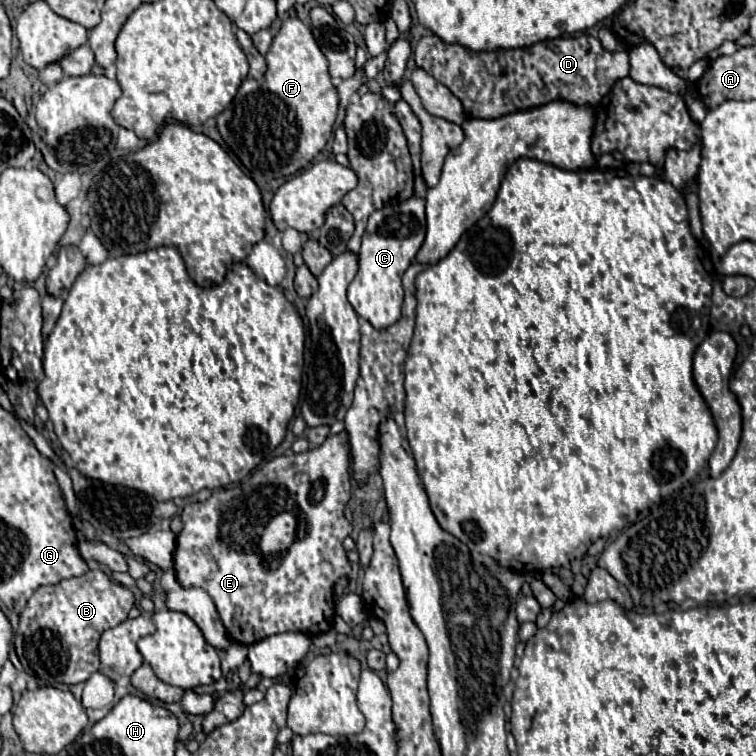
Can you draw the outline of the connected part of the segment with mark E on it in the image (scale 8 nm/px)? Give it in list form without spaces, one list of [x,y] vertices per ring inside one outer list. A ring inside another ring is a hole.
[[[346,432],[330,436],[322,446],[316,446],[308,452],[294,454],[294,456],[278,456],[266,464],[262,464],[246,482],[238,484],[238,488],[222,488],[216,490],[208,500],[204,502],[190,502],[182,510],[182,522],[184,528],[176,538],[176,552],[174,552],[174,570],[176,578],[182,586],[198,586],[206,590],[216,608],[218,614],[228,630],[228,636],[234,642],[240,644],[254,644],[266,636],[280,634],[280,632],[304,632],[310,636],[324,634],[332,628],[336,610],[334,610],[334,584],[340,576],[350,574],[350,562],[346,558],[346,550],[342,548],[342,540],[350,536],[352,524],[344,518],[344,508],[350,500],[350,474],[348,474],[348,436]]]

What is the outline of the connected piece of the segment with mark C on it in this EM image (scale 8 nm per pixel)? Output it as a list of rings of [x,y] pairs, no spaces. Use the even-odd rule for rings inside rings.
[[[418,176],[412,198],[398,206],[386,206],[384,210],[376,210],[376,214],[368,218],[360,248],[360,268],[348,288],[348,300],[354,306],[356,314],[366,318],[374,328],[386,328],[400,318],[400,308],[404,300],[402,274],[412,264],[426,236],[424,192],[426,186],[422,182],[422,176]]]

